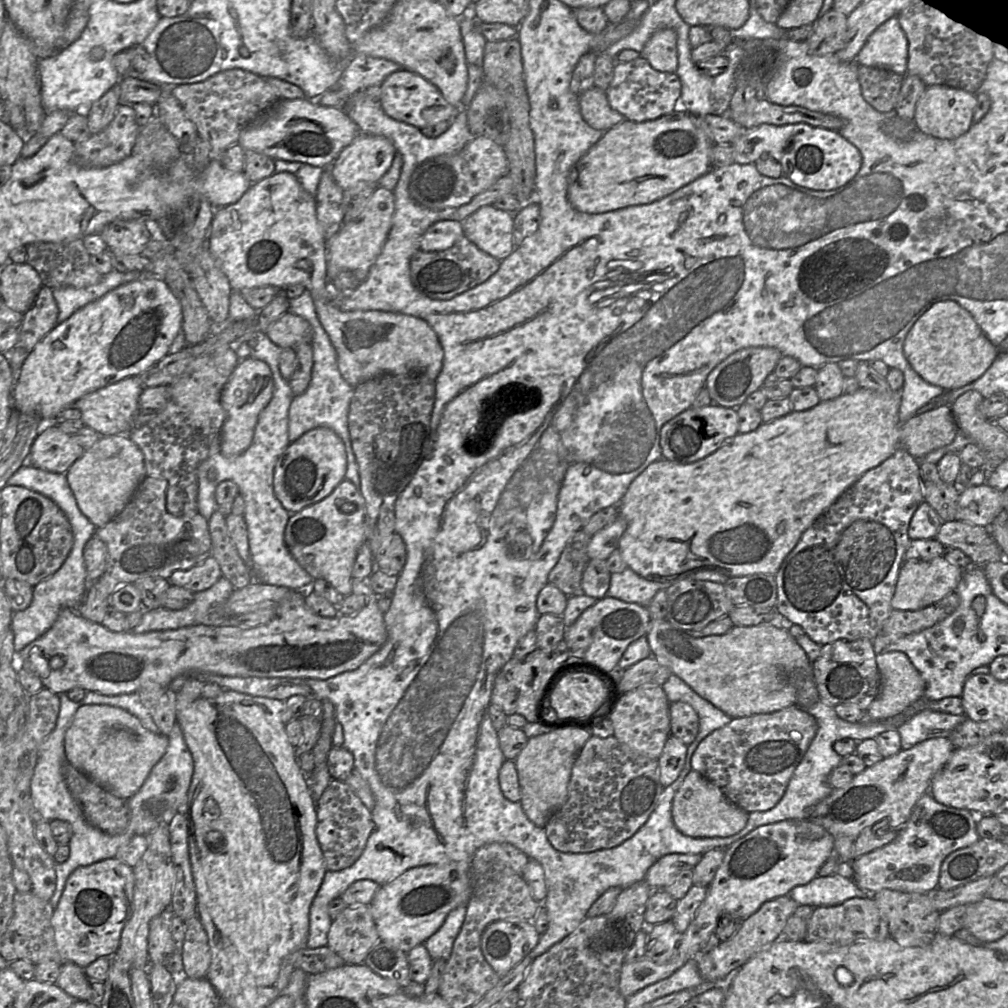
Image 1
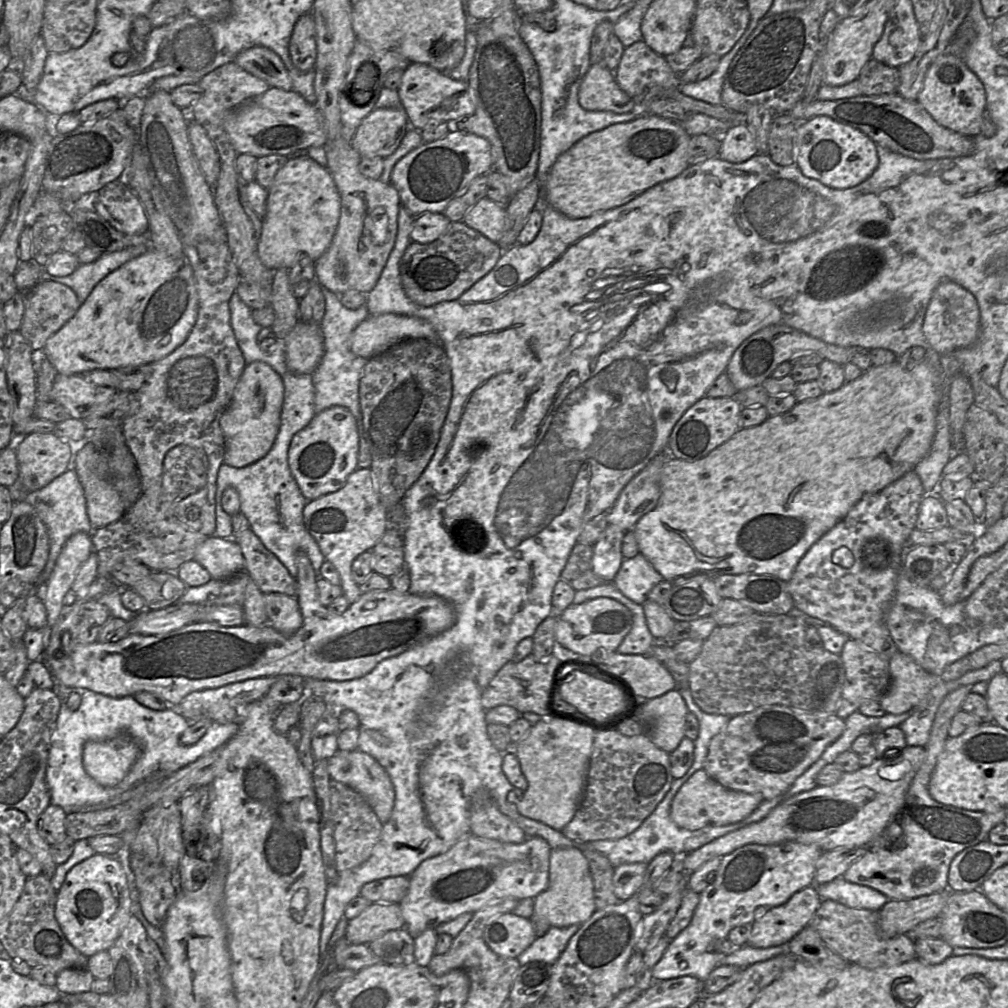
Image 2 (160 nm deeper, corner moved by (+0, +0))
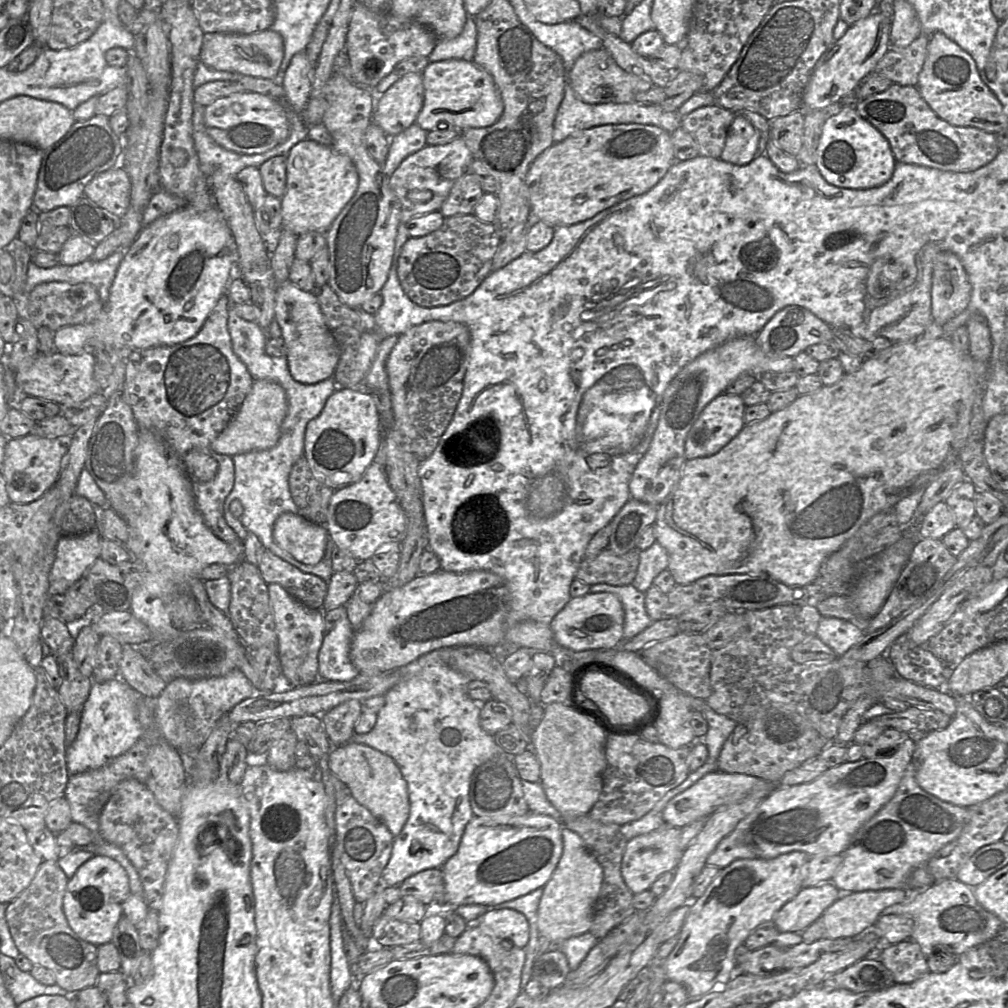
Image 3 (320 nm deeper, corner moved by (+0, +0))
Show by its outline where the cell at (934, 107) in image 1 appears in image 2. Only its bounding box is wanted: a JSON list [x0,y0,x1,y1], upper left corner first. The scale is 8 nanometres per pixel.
[917,51,986,137]

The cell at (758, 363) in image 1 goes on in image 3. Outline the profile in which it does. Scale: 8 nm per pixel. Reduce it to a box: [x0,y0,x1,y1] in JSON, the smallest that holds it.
[756,305,833,358]

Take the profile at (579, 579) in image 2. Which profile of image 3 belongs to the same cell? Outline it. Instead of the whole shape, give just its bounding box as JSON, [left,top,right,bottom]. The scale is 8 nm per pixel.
[575,548,639,585]

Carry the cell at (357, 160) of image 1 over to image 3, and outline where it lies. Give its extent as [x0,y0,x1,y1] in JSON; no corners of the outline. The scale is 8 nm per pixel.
[372,73,423,137]

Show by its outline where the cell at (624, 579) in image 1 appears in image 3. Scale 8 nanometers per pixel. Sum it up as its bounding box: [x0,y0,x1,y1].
[631,542,668,593]

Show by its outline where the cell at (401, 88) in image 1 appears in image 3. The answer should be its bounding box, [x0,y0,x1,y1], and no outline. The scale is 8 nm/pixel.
[416,61,503,132]

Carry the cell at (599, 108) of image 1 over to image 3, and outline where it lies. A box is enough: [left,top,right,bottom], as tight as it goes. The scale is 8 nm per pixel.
[568,47,653,104]

